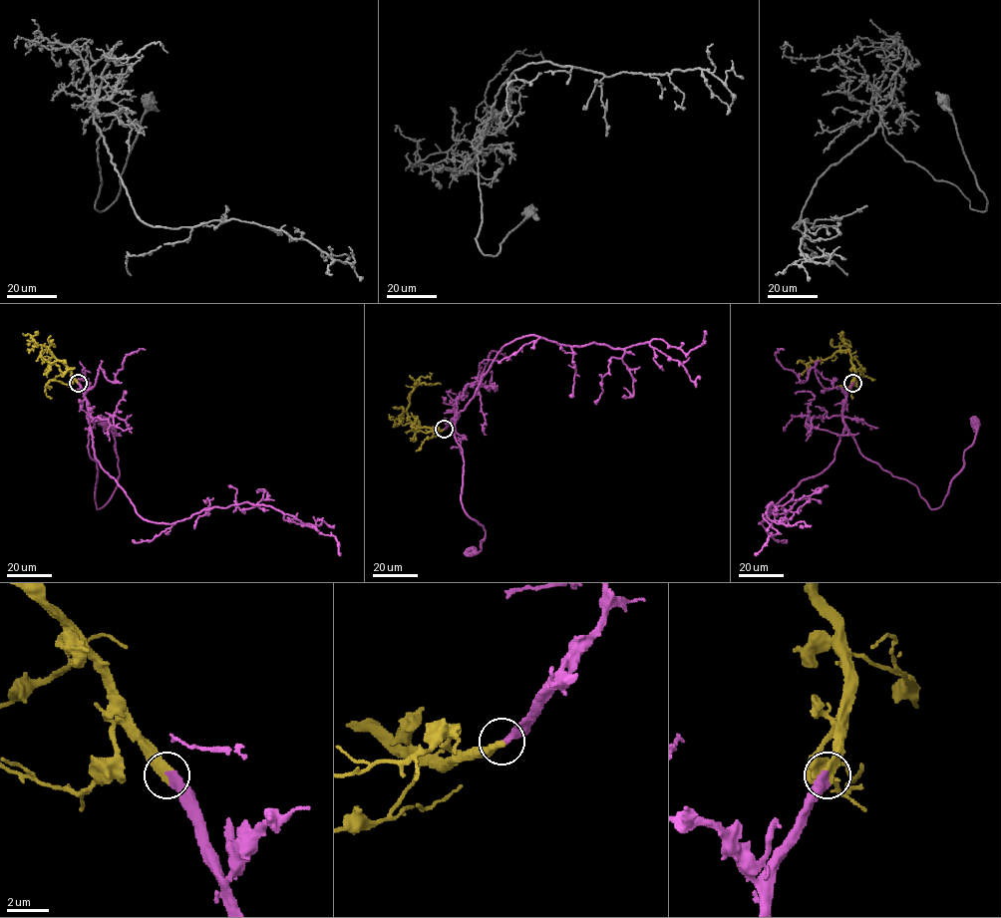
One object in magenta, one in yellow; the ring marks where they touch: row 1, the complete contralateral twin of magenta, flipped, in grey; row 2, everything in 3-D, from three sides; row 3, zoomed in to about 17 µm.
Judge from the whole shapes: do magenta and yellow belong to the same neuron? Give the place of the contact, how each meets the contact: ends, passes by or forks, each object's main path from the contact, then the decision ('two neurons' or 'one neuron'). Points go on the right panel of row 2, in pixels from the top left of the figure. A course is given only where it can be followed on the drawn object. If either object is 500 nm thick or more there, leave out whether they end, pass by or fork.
place (852, 383); magenta ends; yellow ends; course magenta (853, 383), (842, 423), (859, 452), (913, 483), (931, 509), (943, 501), (963, 465), (975, 423); course yellow (853, 383), (854, 367), (847, 350), (837, 350), (823, 360), (808, 364), (809, 373), (808, 368); one neuron

